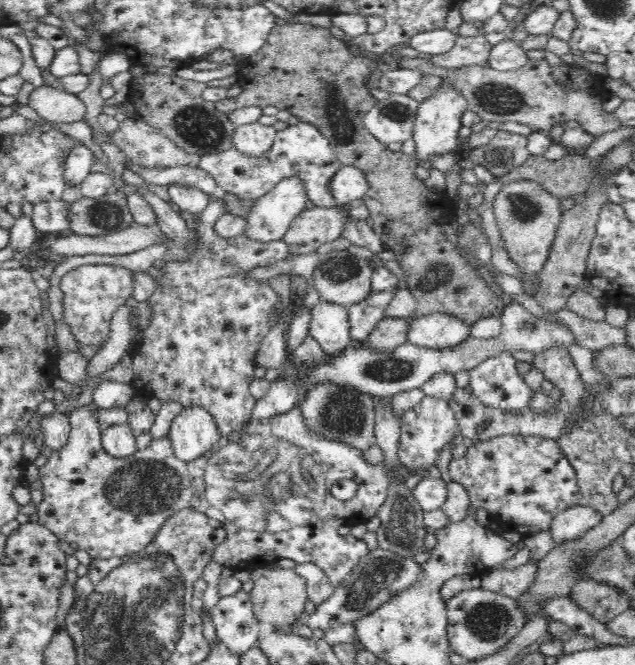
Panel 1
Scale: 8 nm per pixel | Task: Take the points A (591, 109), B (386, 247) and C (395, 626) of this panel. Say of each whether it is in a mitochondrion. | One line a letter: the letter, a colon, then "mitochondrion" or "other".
A: other
B: other
C: other

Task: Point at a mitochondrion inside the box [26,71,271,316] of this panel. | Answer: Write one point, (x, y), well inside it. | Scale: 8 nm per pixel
(197, 127)

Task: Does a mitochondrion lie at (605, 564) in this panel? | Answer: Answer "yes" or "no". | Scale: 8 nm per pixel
yes

